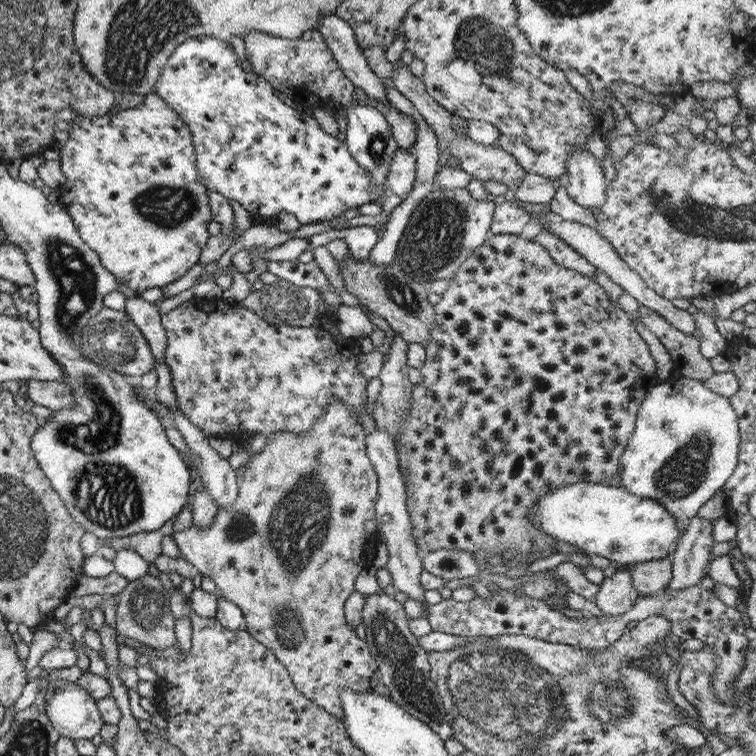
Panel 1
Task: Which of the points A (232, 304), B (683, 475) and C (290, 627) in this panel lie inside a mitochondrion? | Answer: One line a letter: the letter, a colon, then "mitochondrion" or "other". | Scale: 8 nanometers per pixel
A: other
B: mitochondrion
C: mitochondrion

